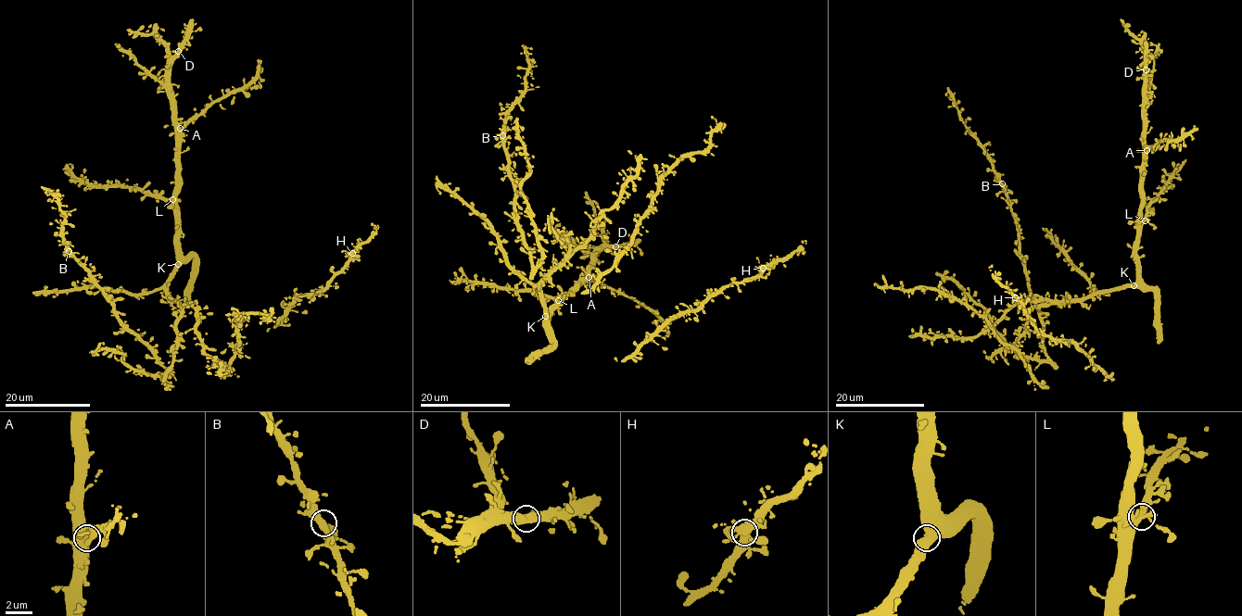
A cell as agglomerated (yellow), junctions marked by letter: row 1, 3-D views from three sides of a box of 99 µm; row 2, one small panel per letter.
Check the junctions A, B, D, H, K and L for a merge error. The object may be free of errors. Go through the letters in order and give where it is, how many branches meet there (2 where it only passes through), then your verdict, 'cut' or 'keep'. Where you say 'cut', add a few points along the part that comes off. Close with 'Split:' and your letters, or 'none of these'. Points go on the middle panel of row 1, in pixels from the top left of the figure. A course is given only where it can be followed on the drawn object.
A: place (589, 277); branches 2; keep
B: place (502, 135); branches 3; keep
D: place (615, 246); branches 3; keep
H: place (763, 268); branches 3; keep
K: place (545, 316); branches 2; keep
L: place (558, 300); branches 1; keep
Split: none of these

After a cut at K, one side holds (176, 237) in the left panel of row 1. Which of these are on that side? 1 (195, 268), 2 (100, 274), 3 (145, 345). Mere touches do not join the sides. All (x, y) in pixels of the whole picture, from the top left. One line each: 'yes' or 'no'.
1: yes
2: yes
3: yes

